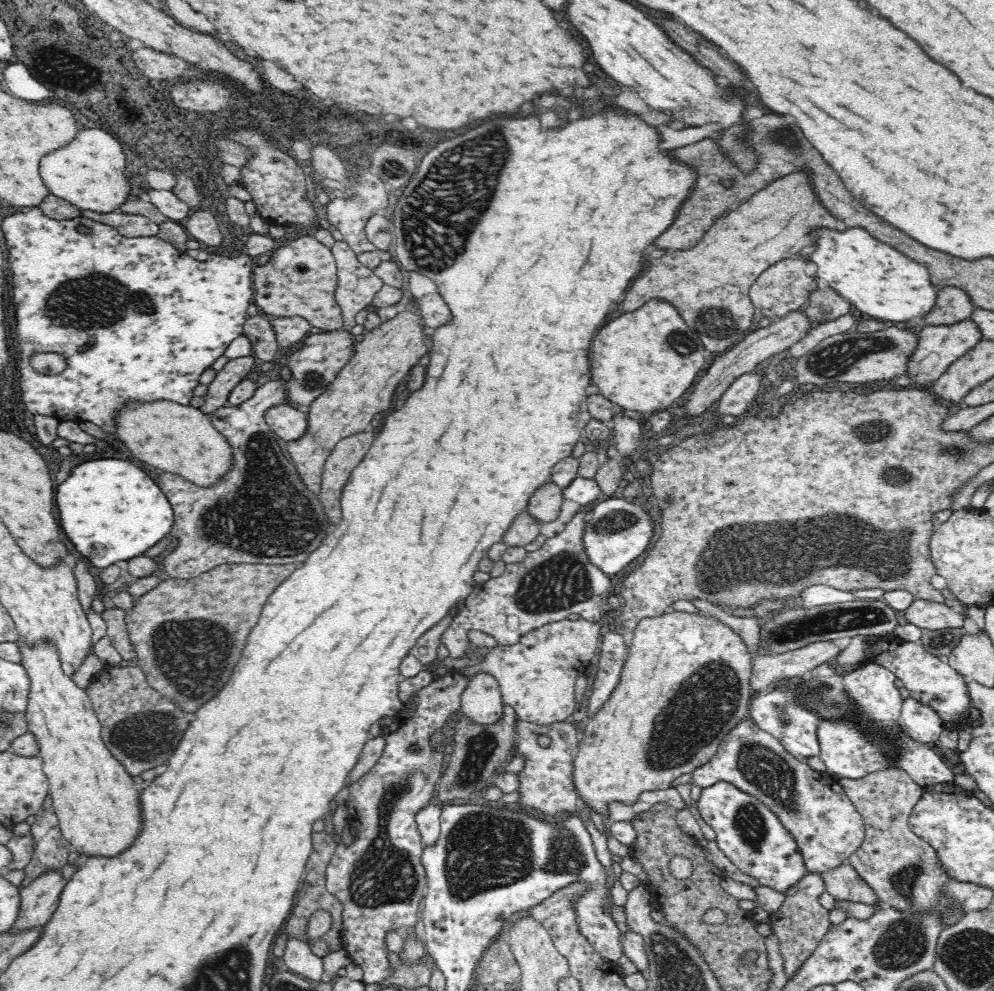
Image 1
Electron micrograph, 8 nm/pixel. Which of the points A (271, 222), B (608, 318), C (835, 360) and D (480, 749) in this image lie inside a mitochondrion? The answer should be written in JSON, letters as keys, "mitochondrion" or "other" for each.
{"A":"other","B":"other","C":"mitochondrion","D":"mitochondrion"}

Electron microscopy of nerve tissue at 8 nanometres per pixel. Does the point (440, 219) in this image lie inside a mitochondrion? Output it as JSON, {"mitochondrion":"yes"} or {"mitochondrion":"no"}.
{"mitochondrion":"yes"}

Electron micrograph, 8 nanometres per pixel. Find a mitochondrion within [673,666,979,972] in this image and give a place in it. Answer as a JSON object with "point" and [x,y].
{"point":[773,776]}

